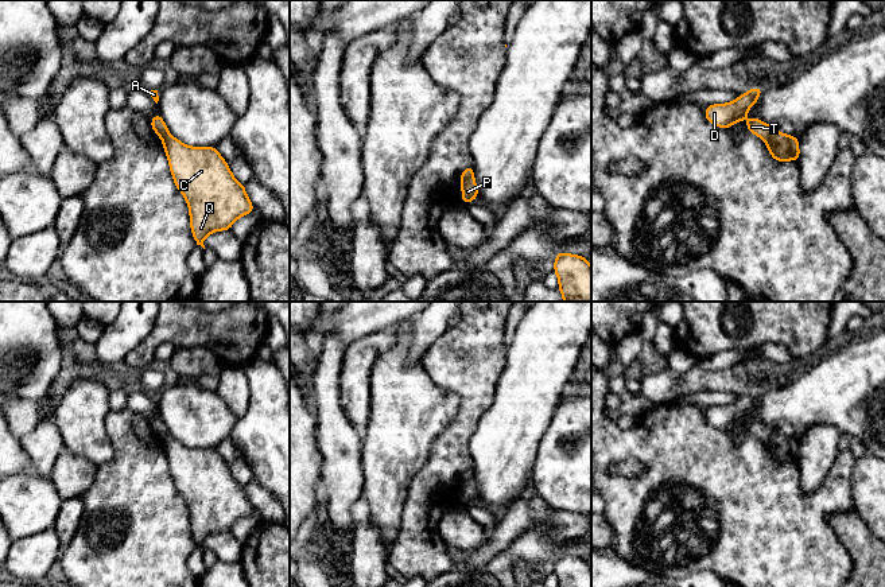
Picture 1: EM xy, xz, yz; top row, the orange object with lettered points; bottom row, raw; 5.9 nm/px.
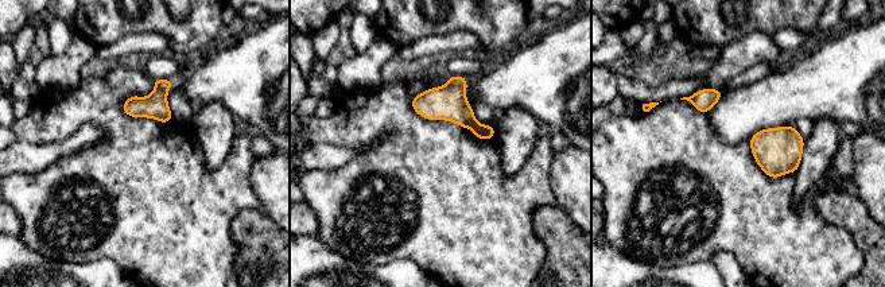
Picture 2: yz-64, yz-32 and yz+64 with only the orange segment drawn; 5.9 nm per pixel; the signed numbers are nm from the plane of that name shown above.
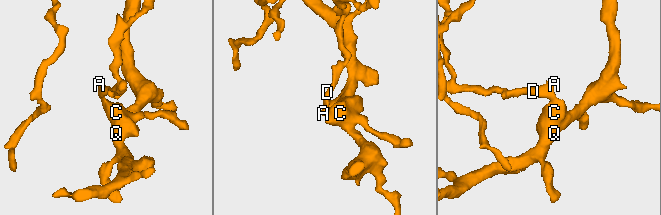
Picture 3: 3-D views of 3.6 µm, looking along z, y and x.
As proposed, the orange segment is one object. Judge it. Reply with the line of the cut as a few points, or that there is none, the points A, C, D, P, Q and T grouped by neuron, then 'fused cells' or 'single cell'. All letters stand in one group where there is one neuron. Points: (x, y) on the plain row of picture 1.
yz (775, 431), (764, 442) | A D T / C P Q | fused cells

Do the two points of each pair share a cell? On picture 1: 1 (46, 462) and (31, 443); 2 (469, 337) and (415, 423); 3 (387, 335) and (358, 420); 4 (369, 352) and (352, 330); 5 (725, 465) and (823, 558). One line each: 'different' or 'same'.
1: same
2: different
3: same
4: different
5: same

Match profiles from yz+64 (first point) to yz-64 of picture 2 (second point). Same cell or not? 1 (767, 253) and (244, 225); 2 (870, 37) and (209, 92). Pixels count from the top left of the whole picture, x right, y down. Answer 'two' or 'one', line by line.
1: two
2: one

